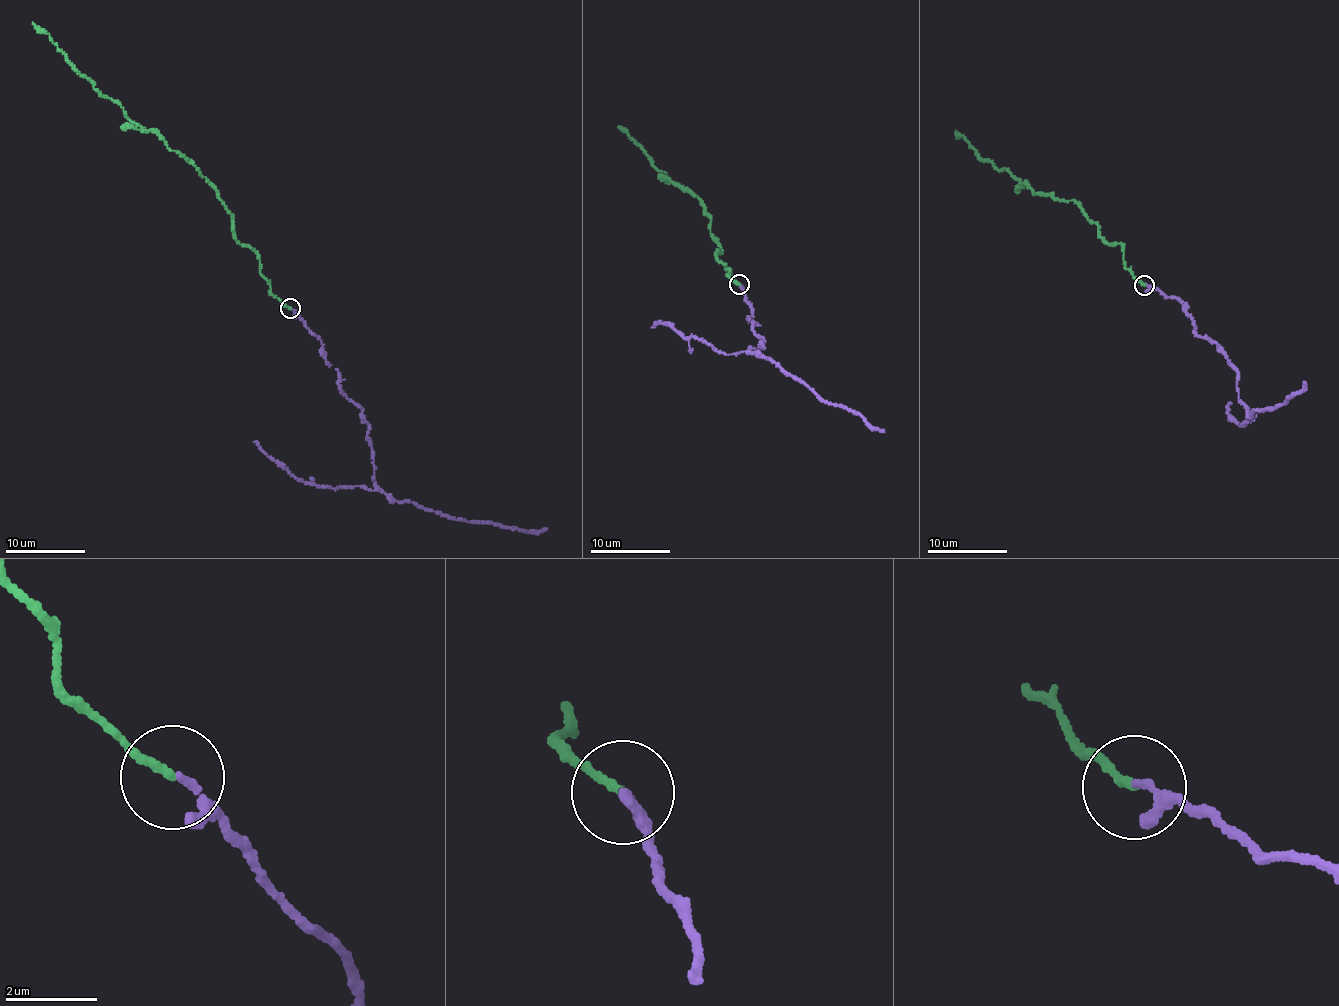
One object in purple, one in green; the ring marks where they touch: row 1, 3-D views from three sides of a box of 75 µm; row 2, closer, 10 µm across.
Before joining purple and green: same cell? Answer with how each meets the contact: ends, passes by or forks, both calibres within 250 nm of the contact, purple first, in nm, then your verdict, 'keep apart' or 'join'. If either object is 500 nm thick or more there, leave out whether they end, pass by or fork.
purple ends | green ends | 150/170 nm | join

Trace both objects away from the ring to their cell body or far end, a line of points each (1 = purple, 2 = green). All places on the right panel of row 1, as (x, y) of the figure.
1: (1144, 285), (1173, 296), (1198, 336), (1215, 343), (1237, 372), (1236, 390), (1252, 414), (1286, 402), (1305, 381)
2: (1144, 285), (1125, 267), (1123, 246), (1107, 242), (1073, 200), (1034, 194), (1012, 175), (985, 161), (956, 130)

